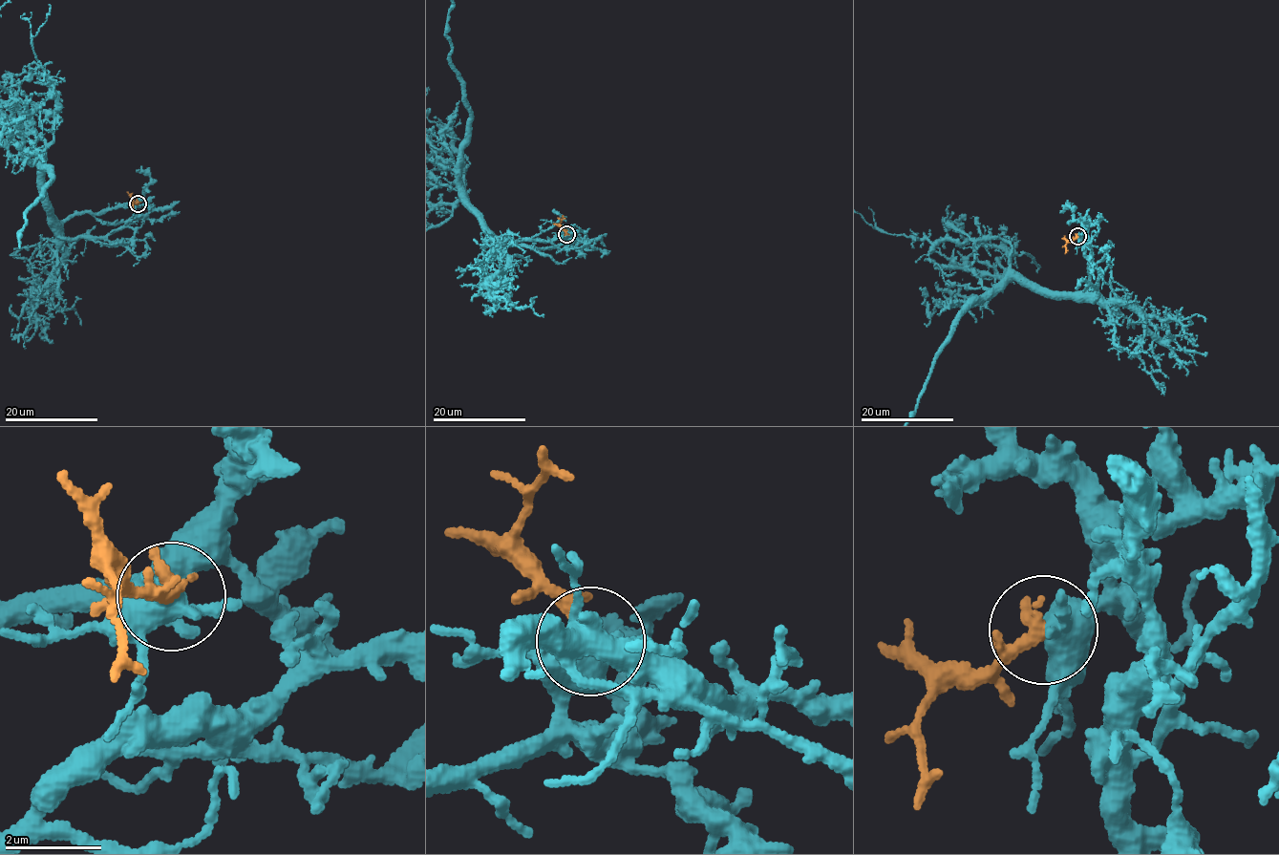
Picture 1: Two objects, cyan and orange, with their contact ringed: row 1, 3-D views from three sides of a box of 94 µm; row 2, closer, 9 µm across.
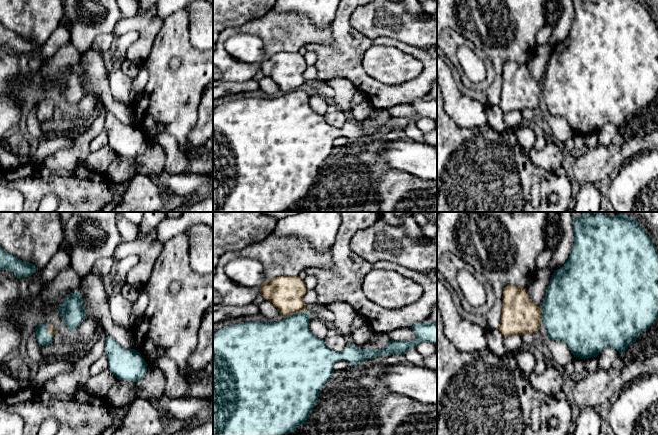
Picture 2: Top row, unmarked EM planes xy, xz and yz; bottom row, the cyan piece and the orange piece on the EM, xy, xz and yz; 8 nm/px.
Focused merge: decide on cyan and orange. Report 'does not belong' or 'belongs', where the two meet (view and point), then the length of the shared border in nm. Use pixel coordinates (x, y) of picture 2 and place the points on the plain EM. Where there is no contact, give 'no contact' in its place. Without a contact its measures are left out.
belongs | xz (296, 89) | 180 nm

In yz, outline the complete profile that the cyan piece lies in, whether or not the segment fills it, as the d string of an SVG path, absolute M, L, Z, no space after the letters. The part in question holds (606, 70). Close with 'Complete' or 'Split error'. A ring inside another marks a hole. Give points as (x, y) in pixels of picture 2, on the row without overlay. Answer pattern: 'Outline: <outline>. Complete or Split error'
Outline: M572 0L572 2L574 20L569 35L560 45L554 46L549 62L546 65L542 83L540 84L532 78L526 64L507 61L503 67L503 84L498 105L504 114L511 111L522 112L525 109L535 111L539 106L540 97L542 96L545 100L548 114L565 118L574 133L584 136L597 133L607 123L612 123L620 130L623 130L628 125L628 122L636 118L638 112L645 108L658 95L658 27L650 13L639 0Z. Split error

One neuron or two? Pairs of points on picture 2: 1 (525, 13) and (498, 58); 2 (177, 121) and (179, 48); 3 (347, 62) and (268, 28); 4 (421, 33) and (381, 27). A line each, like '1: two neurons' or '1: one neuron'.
1: one neuron
2: one neuron
3: two neurons
4: one neuron

